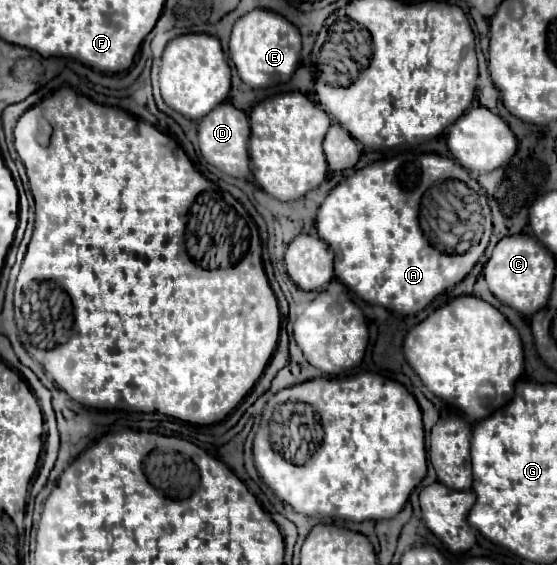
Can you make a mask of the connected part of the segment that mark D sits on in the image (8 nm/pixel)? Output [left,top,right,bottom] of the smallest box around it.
[198,102,250,178]

